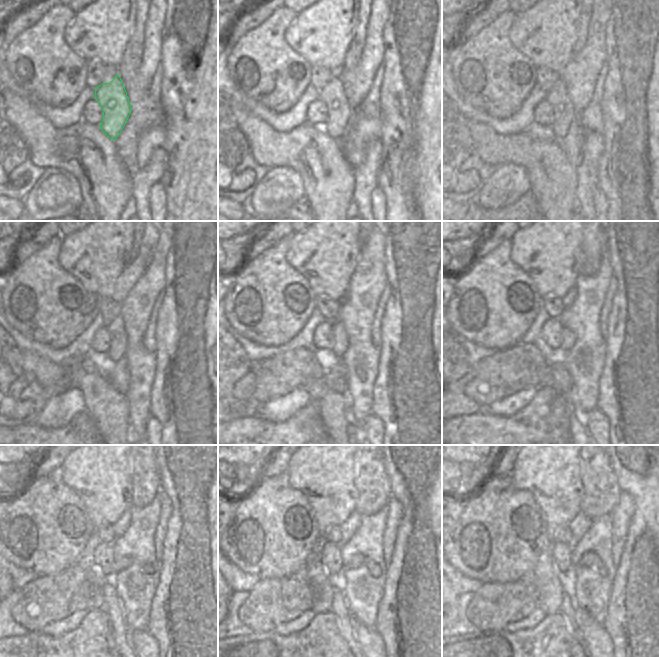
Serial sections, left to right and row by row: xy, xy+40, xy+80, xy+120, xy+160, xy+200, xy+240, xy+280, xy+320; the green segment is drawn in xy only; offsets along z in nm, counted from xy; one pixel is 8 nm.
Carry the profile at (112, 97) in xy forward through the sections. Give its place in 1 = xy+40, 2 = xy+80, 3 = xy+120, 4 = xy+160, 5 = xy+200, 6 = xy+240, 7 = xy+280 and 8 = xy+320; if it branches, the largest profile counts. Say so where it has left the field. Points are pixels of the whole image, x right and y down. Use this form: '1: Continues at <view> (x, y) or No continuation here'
1: Continues at xy+40 (339, 113)
2: Continues at xy+80 (563, 112)
3: Continues at xy+120 (116, 328)
4: Continues at xy+160 (341, 337)
5: Continues at xy+200 (569, 338)
6: Continues at xy+240 (121, 563)
7: Continues at xy+280 (355, 560)
8: Continues at xy+320 (590, 560).

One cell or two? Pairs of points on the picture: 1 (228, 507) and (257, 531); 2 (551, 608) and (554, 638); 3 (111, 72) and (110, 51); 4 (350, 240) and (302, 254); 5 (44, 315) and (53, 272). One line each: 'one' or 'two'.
1: two
2: two
3: two
4: one
5: one

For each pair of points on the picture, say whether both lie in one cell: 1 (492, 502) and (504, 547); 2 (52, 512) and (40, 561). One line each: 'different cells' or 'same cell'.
1: same cell
2: same cell

